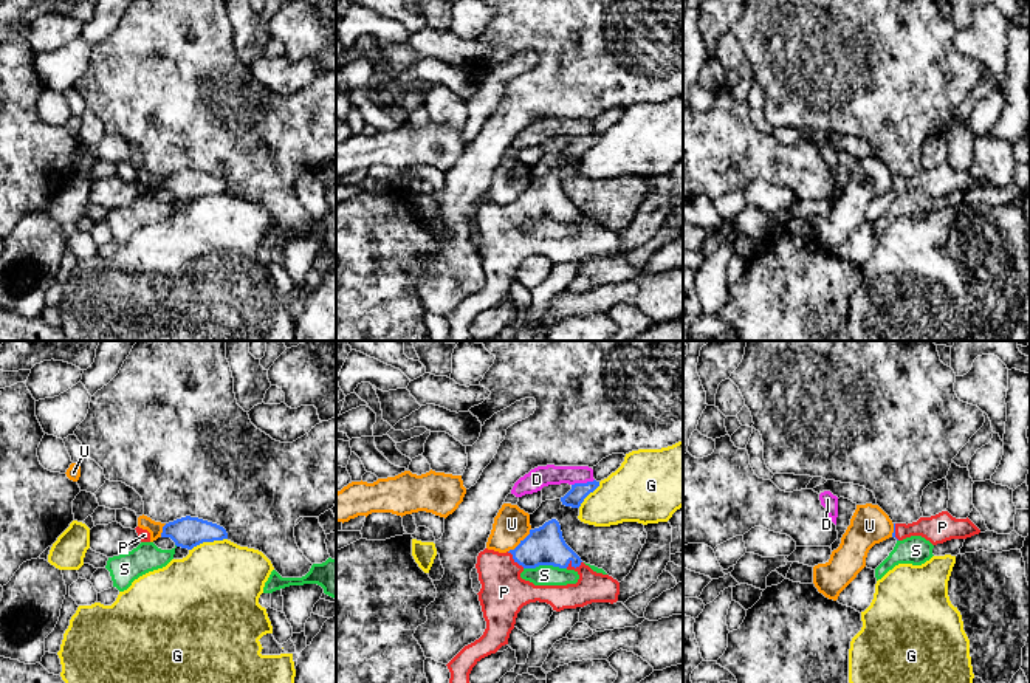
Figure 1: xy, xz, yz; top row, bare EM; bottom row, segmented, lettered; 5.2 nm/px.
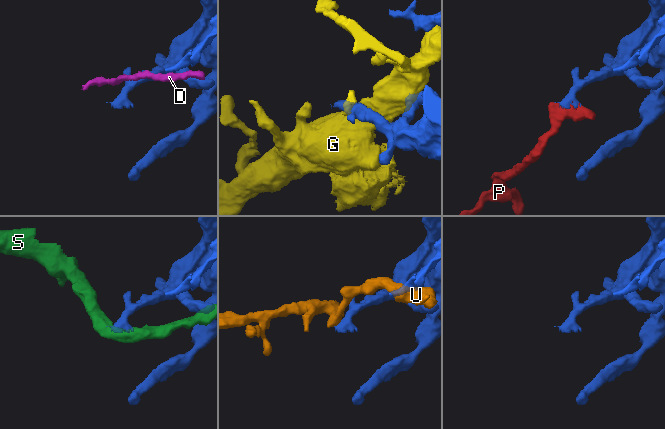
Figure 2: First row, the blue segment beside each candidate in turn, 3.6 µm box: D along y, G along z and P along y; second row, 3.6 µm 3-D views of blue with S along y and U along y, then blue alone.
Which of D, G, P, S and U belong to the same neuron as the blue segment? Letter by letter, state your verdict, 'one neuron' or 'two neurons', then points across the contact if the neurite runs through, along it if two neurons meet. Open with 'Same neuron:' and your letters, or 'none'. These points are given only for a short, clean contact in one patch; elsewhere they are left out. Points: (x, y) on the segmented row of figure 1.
Same neuron: P
D: two neurons
G: two neurons
P: one neuron; runs through xz (544, 545), (564, 556), (573, 566), (589, 580), (592, 587)
S: two neurons
U: two neurons; border along xz (530, 528), (508, 552)

